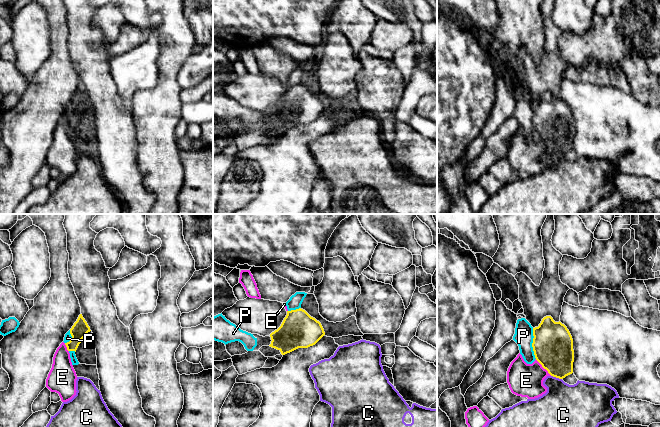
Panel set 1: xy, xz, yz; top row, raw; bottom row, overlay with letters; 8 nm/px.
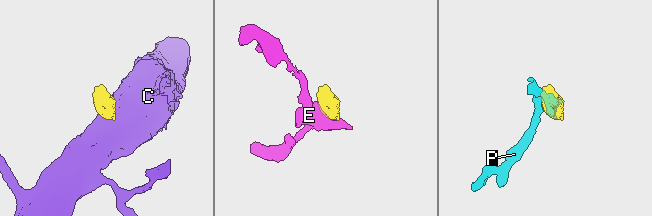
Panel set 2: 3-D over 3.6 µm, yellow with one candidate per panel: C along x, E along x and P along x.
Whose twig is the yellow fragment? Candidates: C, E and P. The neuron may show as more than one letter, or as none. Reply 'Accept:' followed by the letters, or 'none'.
Accept: P

